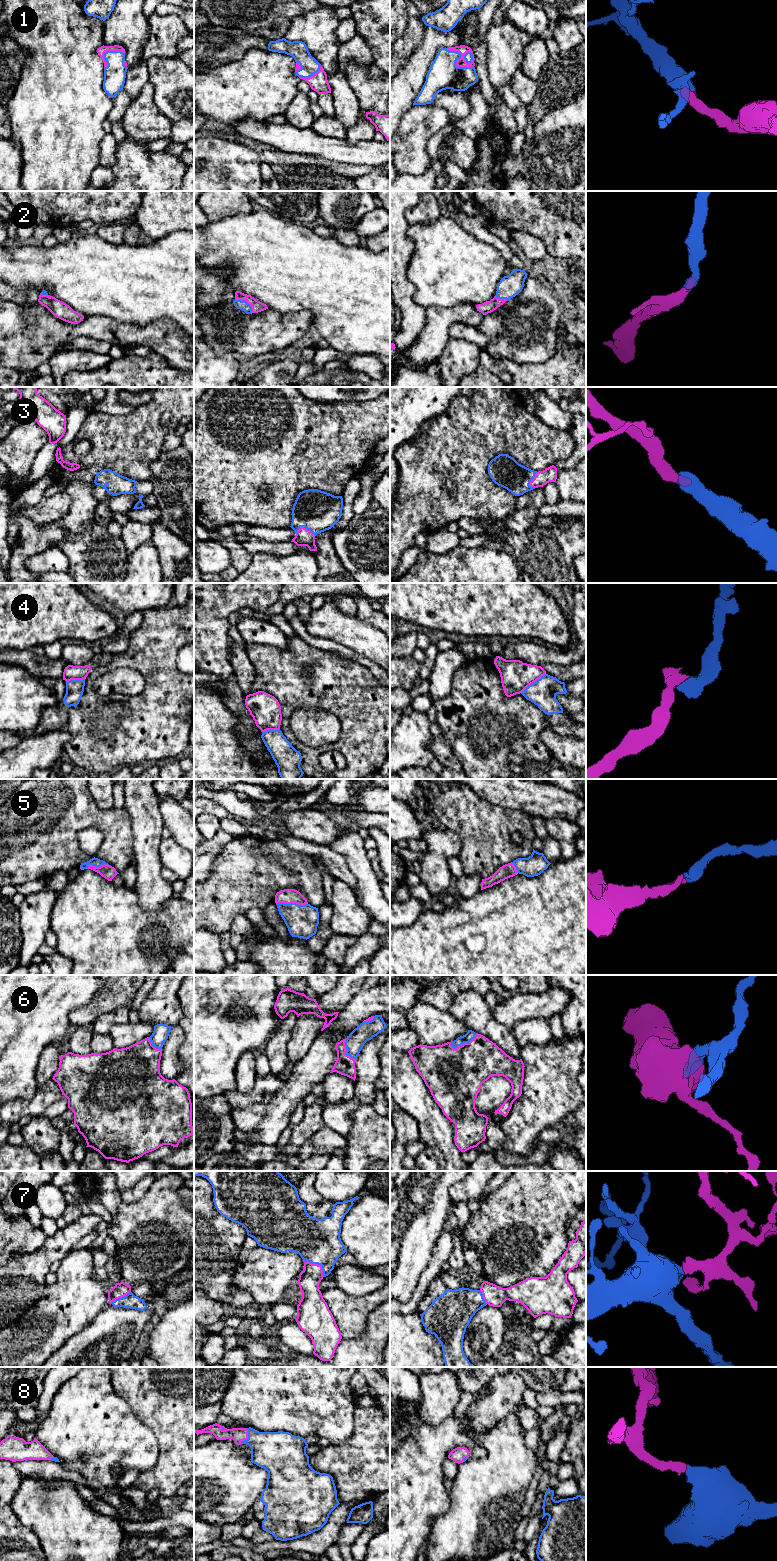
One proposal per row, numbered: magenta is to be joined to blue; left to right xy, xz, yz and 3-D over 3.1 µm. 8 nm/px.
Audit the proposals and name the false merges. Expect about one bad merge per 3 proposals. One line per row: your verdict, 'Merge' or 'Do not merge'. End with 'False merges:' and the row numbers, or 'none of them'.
1: Merge
2: Merge
3: Merge
4: Do not merge
5: Merge
6: Merge
7: Merge
8: Merge
False merges: 4

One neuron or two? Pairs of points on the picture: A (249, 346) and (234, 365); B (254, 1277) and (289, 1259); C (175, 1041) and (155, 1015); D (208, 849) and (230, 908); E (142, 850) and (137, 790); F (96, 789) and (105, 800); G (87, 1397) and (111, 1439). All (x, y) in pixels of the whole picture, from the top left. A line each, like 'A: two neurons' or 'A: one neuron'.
A: two neurons
B: one neuron
C: two neurons
D: two neurons
E: one neuron
F: one neuron
G: one neuron

